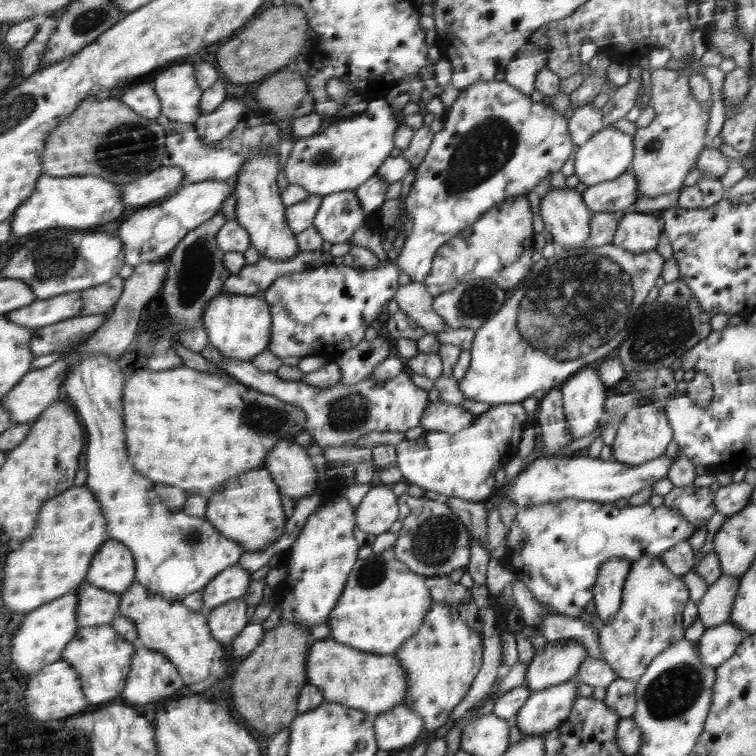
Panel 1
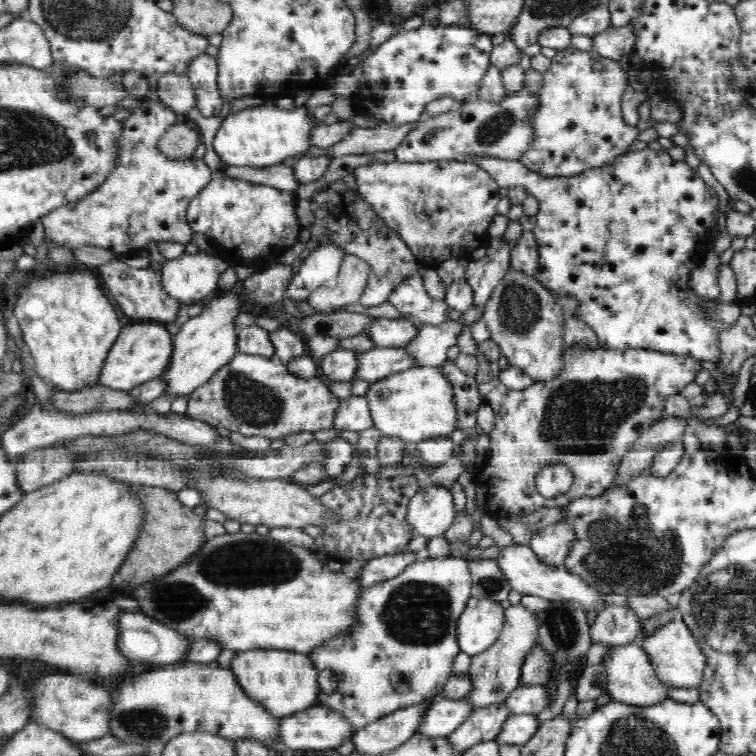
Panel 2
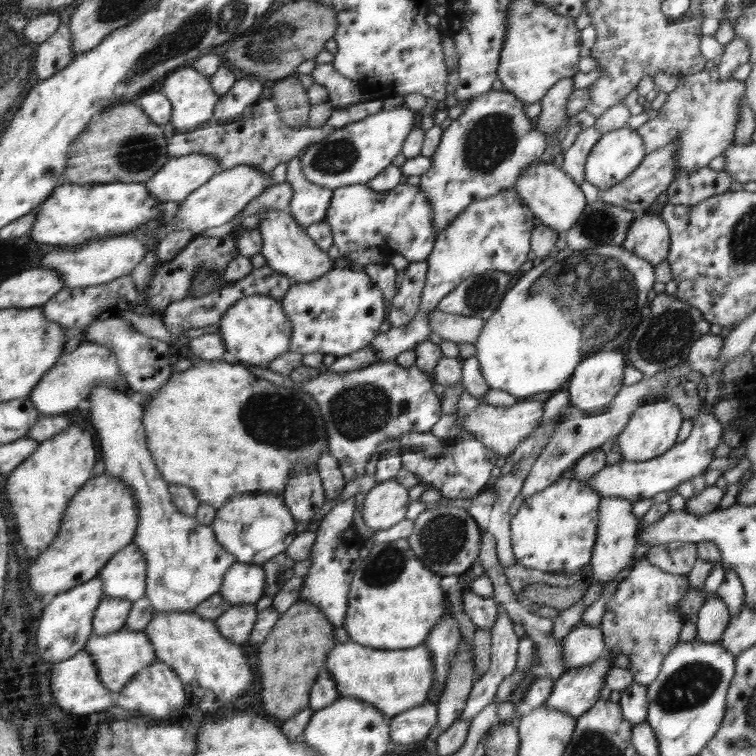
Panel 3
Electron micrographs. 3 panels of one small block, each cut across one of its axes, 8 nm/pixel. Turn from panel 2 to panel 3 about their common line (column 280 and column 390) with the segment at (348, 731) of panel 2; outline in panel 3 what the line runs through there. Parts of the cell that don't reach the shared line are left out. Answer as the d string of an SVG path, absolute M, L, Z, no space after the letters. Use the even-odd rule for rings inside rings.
M429 702L390 718L394 744L410 744L425 740L440 718L439 708Z

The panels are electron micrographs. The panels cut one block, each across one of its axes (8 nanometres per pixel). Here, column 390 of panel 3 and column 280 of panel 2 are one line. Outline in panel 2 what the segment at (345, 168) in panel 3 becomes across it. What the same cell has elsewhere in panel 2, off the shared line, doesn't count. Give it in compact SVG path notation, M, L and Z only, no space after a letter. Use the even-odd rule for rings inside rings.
M273 101L247 107L225 117L212 144L224 164L265 169L282 166L282 161L290 156L300 159L300 156L312 147L313 128L314 124L306 108L300 106L292 110L280 110Z

